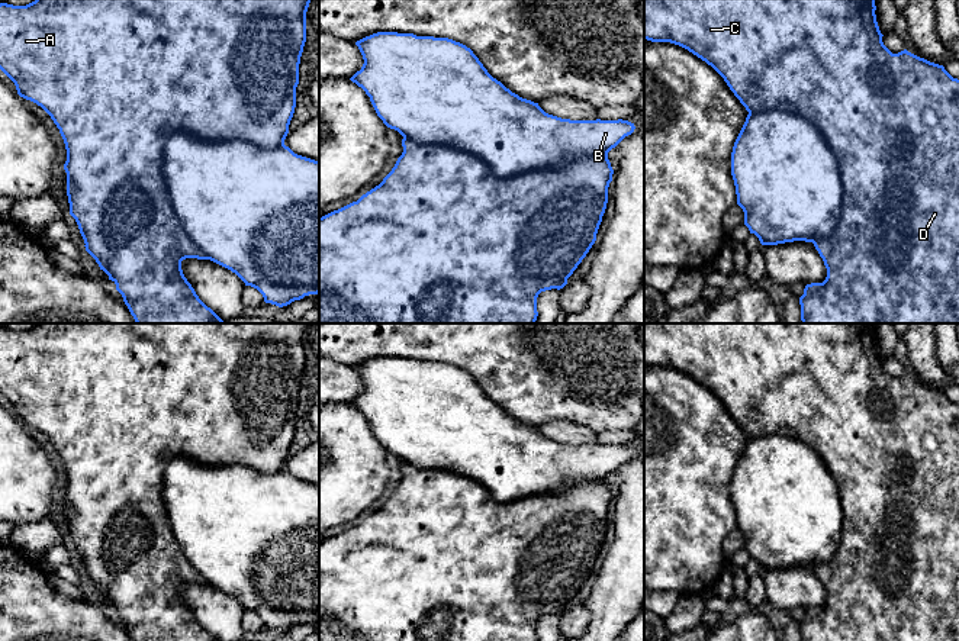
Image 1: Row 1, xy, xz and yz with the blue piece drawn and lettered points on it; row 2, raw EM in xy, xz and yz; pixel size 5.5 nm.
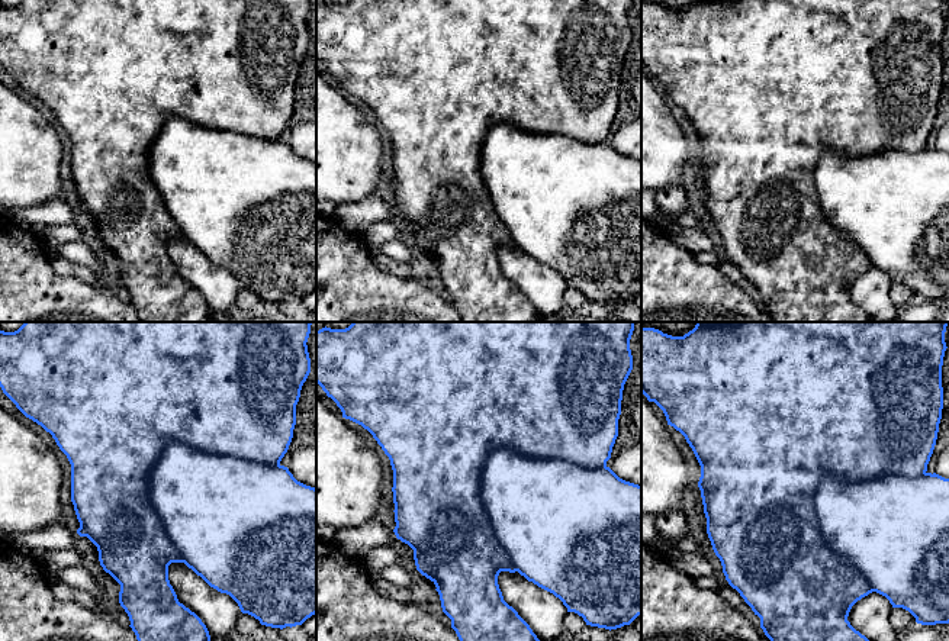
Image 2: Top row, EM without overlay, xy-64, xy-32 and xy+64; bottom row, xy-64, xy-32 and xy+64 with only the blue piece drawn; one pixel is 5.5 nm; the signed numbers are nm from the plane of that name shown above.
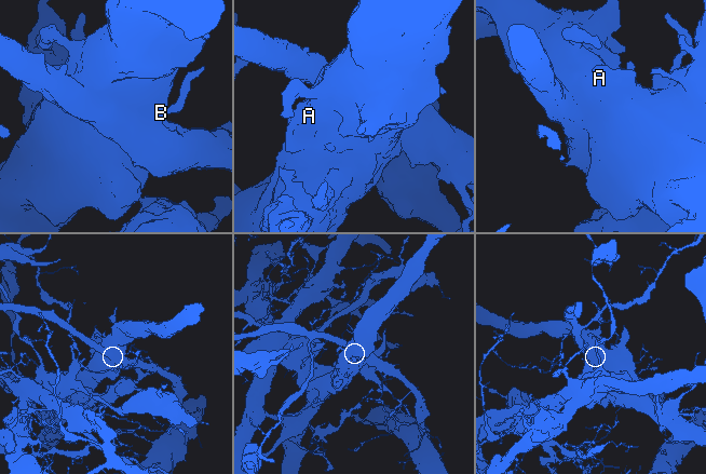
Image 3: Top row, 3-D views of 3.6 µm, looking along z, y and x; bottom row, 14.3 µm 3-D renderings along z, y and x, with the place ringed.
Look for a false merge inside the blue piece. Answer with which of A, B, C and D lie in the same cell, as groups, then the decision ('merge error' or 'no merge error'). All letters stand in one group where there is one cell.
groups A C D / B; merge error

